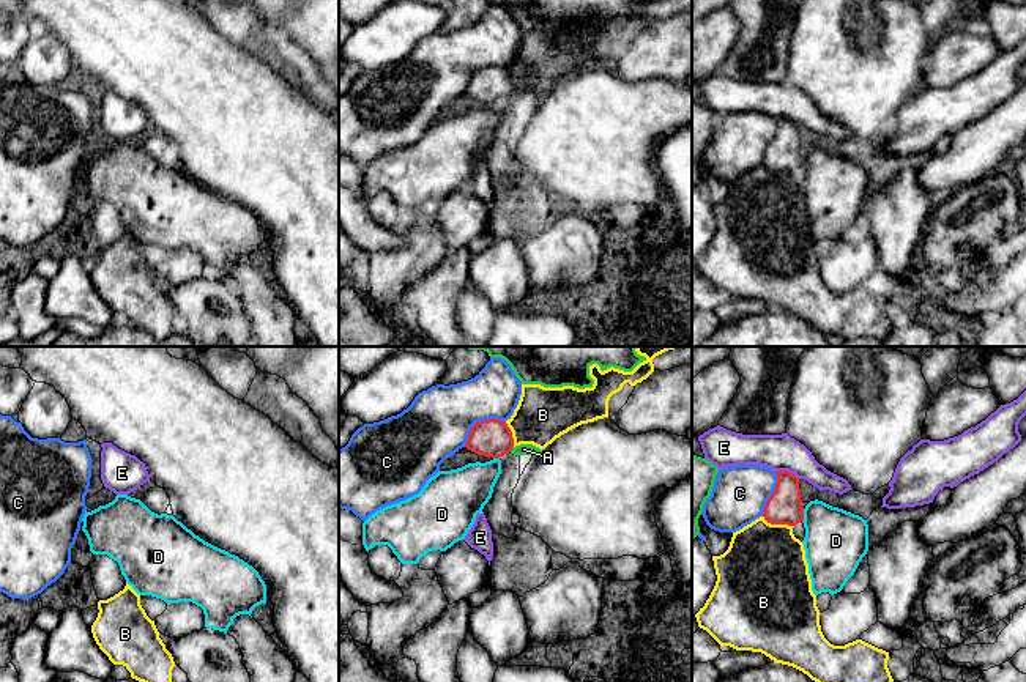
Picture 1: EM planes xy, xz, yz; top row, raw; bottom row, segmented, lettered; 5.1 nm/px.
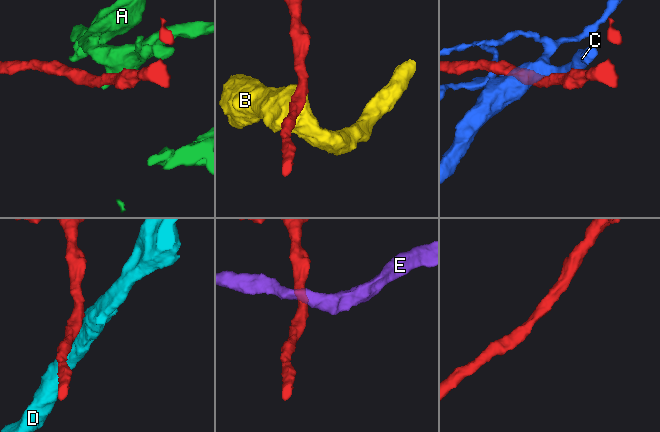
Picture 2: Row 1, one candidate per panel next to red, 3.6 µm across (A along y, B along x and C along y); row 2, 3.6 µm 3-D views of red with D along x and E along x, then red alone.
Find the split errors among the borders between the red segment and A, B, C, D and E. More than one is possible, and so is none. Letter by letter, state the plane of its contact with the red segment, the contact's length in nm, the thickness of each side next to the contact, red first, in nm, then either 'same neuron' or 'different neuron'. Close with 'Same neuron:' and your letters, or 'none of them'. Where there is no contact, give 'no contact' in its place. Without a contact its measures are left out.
A: meets red in xz; contact 40 nm long; 190 nm thick on the red side, 60 nm on the other; different neuron
B: meets red in yz; contact 170 nm long; 180 nm thick on the red side, 440 nm on the other; different neuron
C: meets red in xz; contact 260 nm long; 190 nm thick on the red side, 340 nm on the other; different neuron
D: meets red in yz; contact 70 nm long; 180 nm thick on the red side, 320 nm on the other; different neuron
E: meets red in yz; contact 130 nm long; 180 nm thick on the red side, 190 nm on the other; different neuron
Same neuron: none of them

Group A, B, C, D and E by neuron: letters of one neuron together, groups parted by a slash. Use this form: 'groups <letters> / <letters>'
groups A / B / C / D / E

